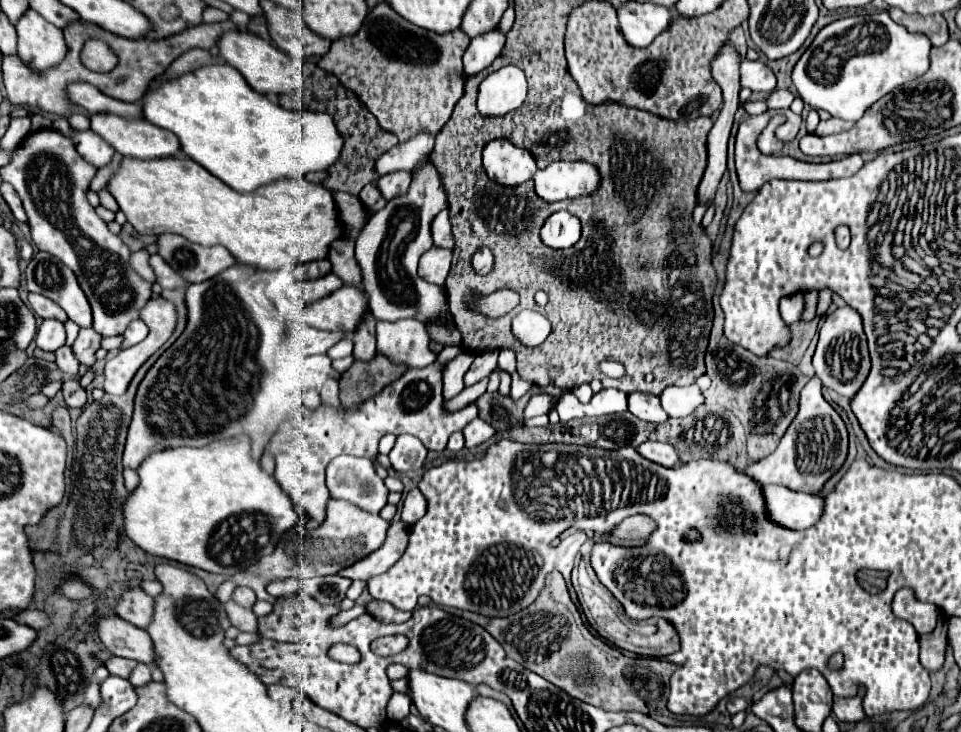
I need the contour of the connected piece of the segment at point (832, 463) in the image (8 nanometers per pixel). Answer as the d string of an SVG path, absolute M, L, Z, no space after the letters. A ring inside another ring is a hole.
M813 376L801 390L799 396L799 412L793 418L791 426L787 428L785 436L781 438L781 444L773 454L767 458L749 464L743 474L753 478L761 484L779 484L795 492L807 492L815 494L821 490L825 480L843 466L847 456L847 428L841 420L841 416L827 404L827 400L821 394L821 380ZM803 434L803 472L797 466L797 442Z

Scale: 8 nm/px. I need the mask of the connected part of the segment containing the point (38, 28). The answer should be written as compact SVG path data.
M27 10L15 24L19 36L19 58L37 72L53 68L65 58L67 46L63 30L41 18L35 10Z

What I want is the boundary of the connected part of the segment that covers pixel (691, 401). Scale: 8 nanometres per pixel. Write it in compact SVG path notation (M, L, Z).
M691 384L691 386L667 386L663 394L659 396L663 410L671 418L683 418L691 414L699 404L703 404L703 394L701 390Z

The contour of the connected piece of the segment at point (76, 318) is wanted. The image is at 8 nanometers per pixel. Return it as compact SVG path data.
M37 252L31 262L27 264L27 270L25 270L25 278L27 278L27 288L29 292L37 292L37 294L43 294L47 298L51 298L53 302L57 302L65 312L67 316L81 328L91 328L93 326L93 318L91 318L91 310L89 310L89 302L73 274L73 270L69 270L69 266L65 266L63 262L59 262L59 258L51 256L51 254L45 254L45 252Z

